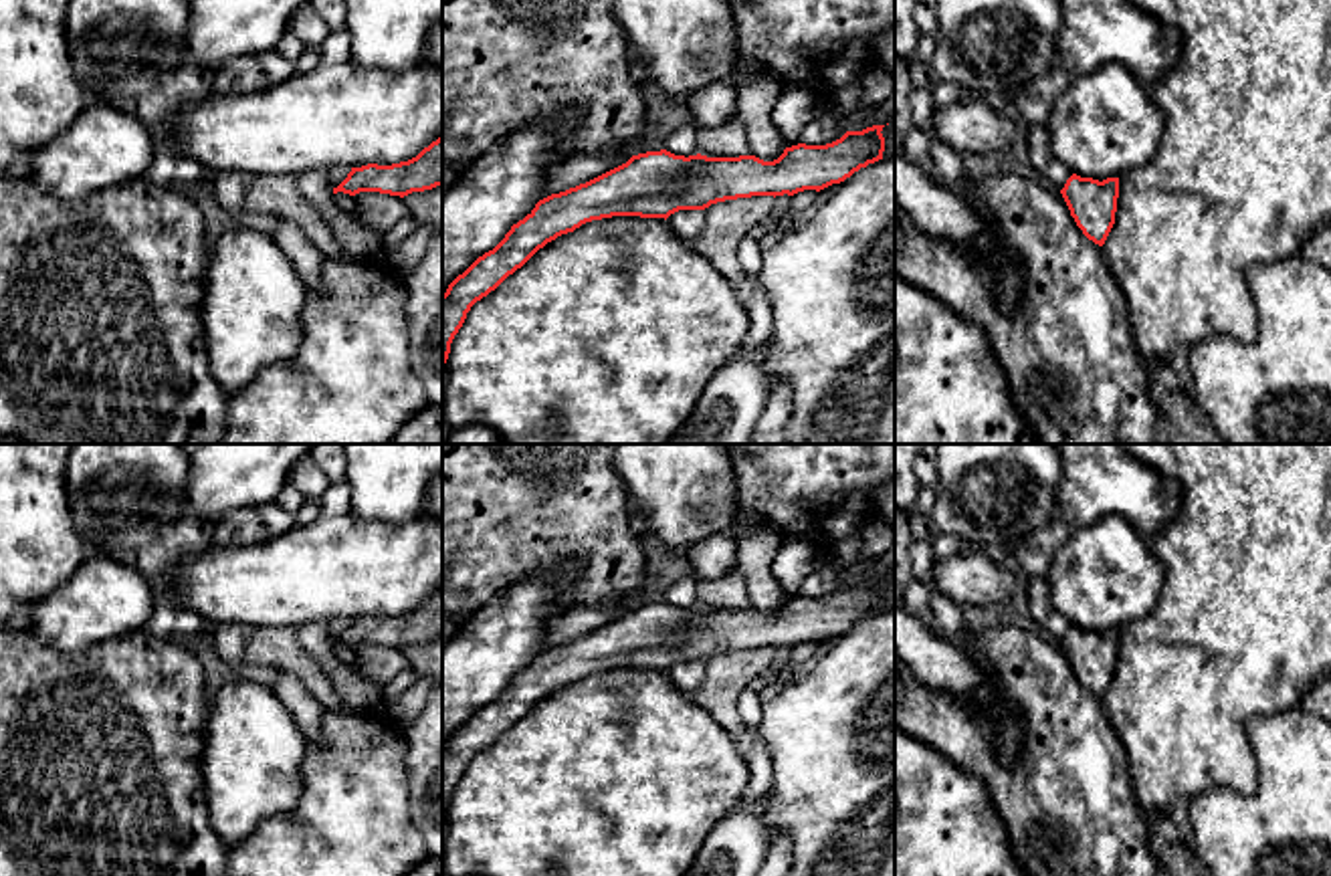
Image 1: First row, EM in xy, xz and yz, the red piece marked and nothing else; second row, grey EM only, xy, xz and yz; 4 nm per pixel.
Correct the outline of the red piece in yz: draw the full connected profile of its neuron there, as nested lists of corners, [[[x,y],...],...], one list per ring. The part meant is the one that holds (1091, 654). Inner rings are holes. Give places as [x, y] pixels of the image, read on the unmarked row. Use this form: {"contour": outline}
{"contour": [[[1072,626],[1060,646],[1083,686],[1103,698],[1115,676],[1119,630],[1099,634]]]}

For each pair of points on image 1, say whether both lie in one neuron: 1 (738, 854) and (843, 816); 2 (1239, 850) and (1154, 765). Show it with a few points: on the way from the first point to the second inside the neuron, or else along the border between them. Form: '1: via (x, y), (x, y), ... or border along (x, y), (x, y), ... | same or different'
1: border along (772, 796), (764, 814), (768, 842) | different
2: border along (1235, 788), (1210, 786), (1182, 806) | different

